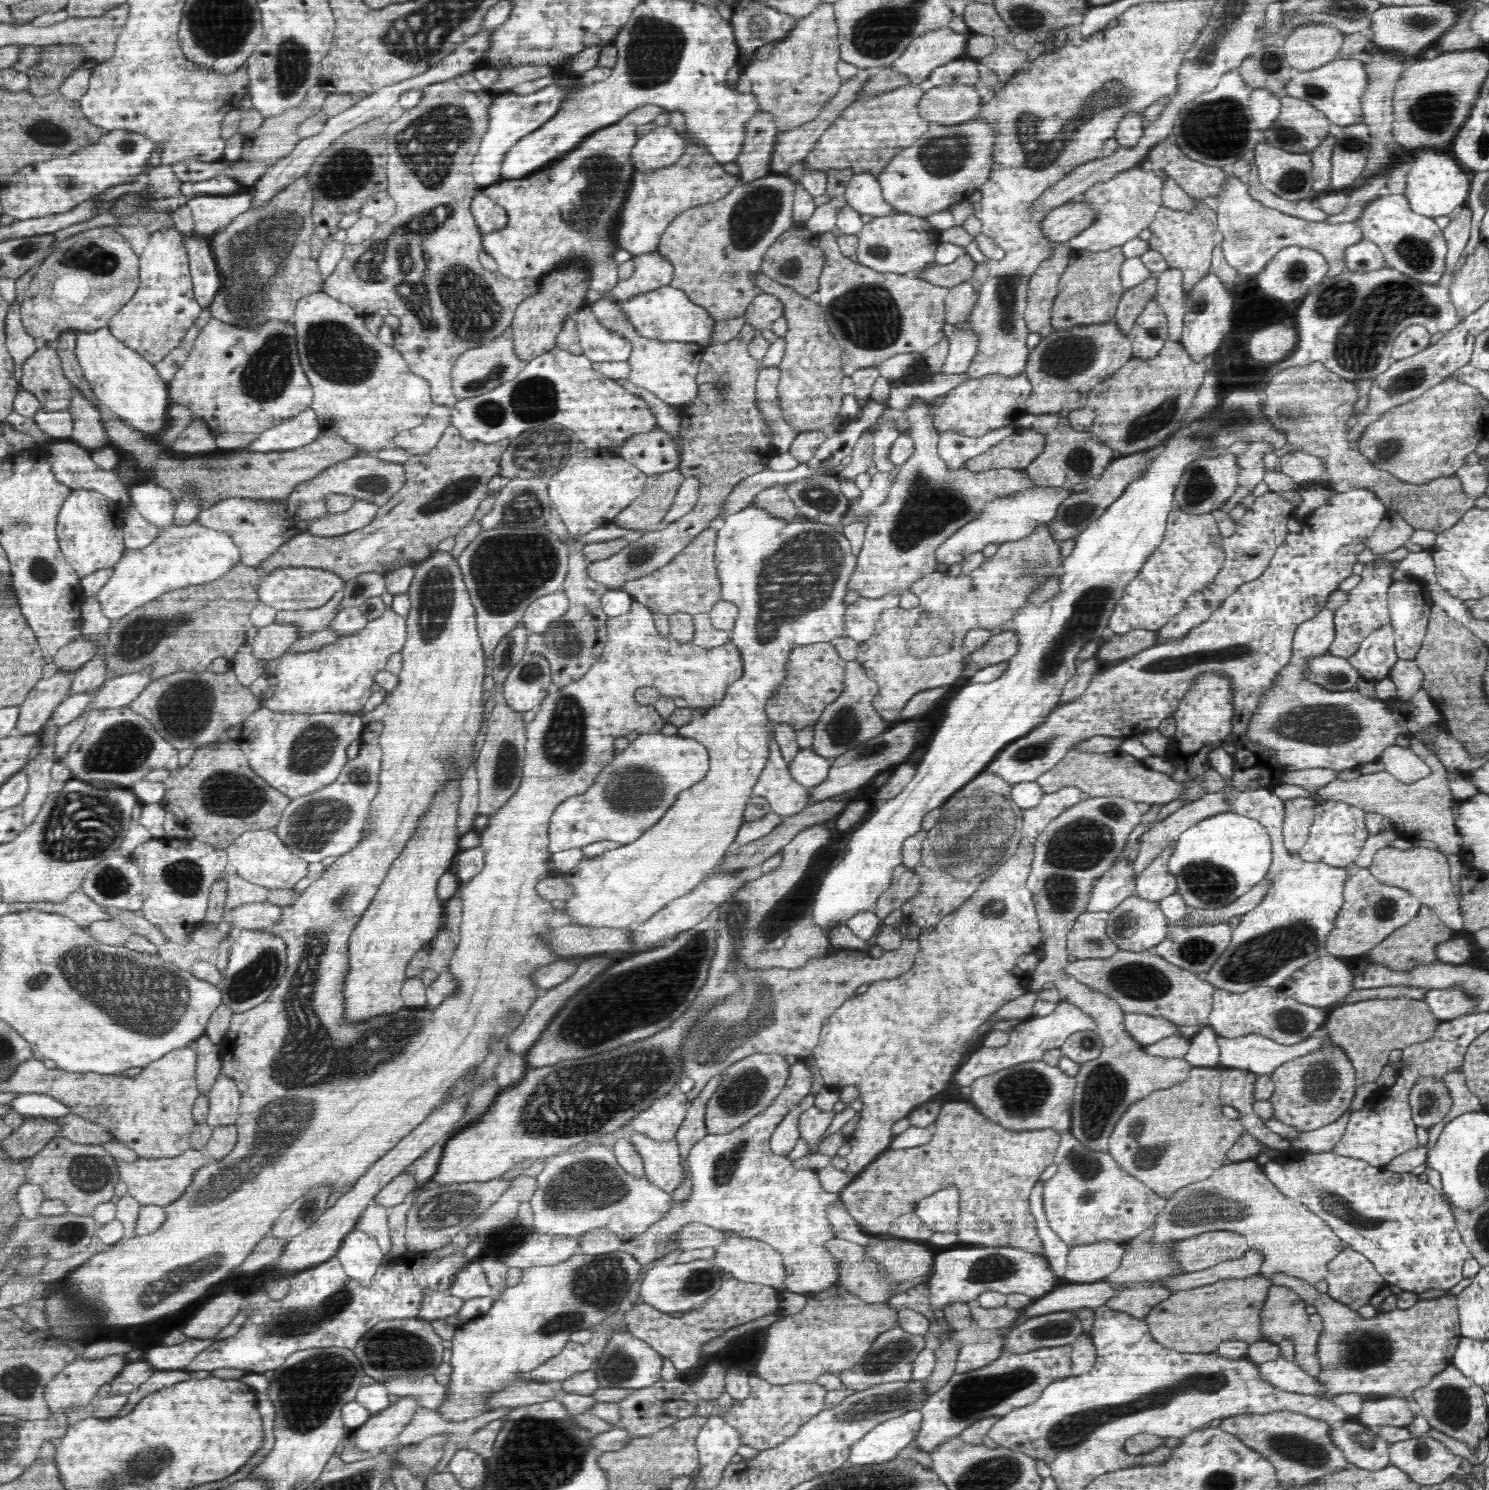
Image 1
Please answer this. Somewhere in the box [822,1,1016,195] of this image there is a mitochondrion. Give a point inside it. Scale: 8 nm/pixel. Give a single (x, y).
(942, 156)

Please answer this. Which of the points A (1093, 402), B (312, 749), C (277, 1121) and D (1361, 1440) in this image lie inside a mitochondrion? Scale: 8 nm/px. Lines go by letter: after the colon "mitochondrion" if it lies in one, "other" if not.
A: other
B: mitochondrion
C: mitochondrion
D: mitochondrion

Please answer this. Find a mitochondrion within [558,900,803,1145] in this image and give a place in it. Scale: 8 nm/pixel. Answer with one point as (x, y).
(718, 1038)

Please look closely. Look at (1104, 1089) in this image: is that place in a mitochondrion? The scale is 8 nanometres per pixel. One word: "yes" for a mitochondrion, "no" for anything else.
yes

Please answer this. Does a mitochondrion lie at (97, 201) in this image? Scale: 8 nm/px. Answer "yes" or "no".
no

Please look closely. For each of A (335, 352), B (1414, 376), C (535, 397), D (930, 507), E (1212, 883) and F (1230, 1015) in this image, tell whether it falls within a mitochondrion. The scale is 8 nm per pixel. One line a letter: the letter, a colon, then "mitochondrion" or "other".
A: mitochondrion
B: mitochondrion
C: mitochondrion
D: mitochondrion
E: mitochondrion
F: other

